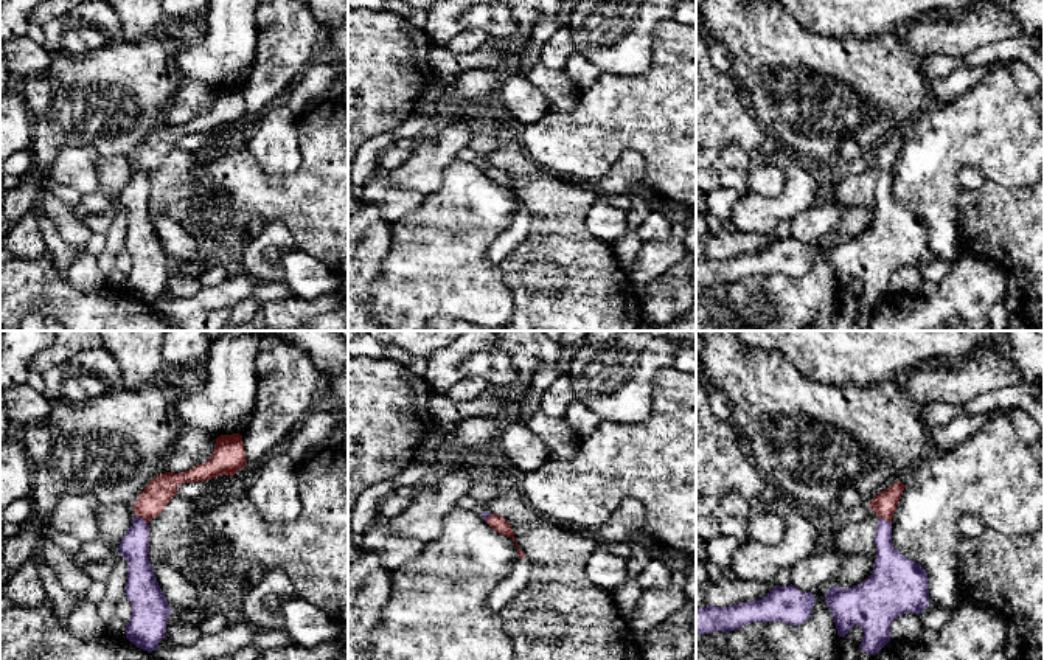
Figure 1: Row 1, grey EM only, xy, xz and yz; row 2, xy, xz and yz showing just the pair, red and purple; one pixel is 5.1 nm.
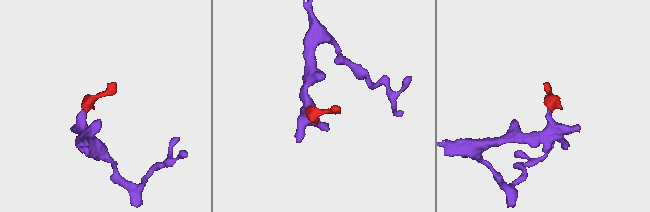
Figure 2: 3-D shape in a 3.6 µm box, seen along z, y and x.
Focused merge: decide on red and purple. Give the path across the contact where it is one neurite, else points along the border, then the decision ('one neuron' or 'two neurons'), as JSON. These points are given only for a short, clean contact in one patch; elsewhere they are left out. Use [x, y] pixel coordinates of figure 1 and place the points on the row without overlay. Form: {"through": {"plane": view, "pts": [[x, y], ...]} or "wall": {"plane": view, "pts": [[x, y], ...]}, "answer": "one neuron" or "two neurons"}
{"through": {"plane": "xy", "pts": [[159, 143], [142, 170], [134, 199]]}, "answer": "one neuron"}

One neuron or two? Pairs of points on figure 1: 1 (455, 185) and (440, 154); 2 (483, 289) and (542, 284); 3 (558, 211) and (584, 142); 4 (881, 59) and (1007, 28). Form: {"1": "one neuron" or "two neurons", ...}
{"1": "two neurons", "2": "two neurons", "3": "two neurons", "4": "two neurons"}

